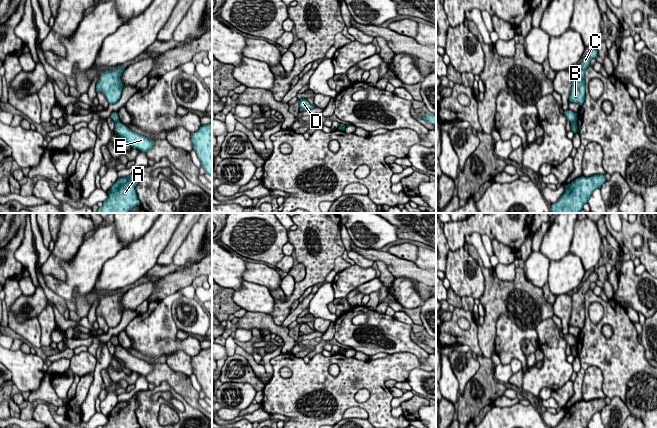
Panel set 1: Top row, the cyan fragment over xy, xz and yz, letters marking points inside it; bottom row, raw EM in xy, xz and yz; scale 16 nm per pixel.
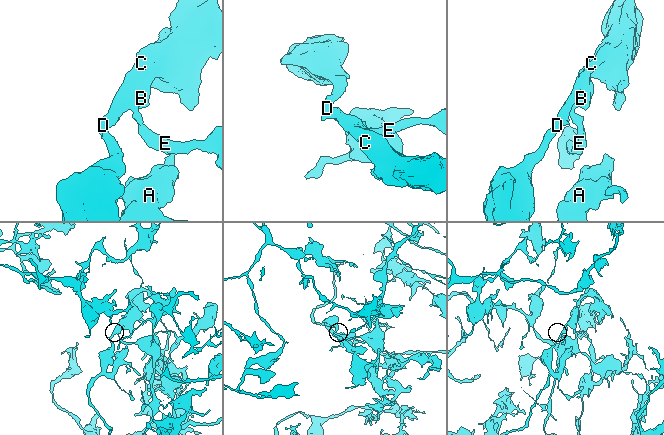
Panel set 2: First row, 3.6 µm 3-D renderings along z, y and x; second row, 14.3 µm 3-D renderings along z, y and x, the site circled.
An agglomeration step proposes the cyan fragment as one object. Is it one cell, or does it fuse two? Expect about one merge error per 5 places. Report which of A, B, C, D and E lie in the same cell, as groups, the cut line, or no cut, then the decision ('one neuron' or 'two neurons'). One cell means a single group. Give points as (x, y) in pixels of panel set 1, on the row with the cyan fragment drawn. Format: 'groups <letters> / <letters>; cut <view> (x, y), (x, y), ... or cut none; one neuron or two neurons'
groups A B C D / E; cut yz (571, 121), (575, 122); two neurons

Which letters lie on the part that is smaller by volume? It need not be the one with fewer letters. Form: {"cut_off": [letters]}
{"cut_off": ["E"]}

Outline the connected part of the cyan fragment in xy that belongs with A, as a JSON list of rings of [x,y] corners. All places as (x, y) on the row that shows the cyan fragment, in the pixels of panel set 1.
[[[136,170],[127,177],[118,178],[107,192],[108,198],[97,213],[129,213],[133,207],[140,205],[135,189],[138,182]]]

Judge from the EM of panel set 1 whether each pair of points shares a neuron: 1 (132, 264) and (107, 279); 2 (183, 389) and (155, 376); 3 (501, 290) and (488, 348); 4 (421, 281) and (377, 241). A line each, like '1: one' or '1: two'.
1: one
2: one
3: one
4: two

